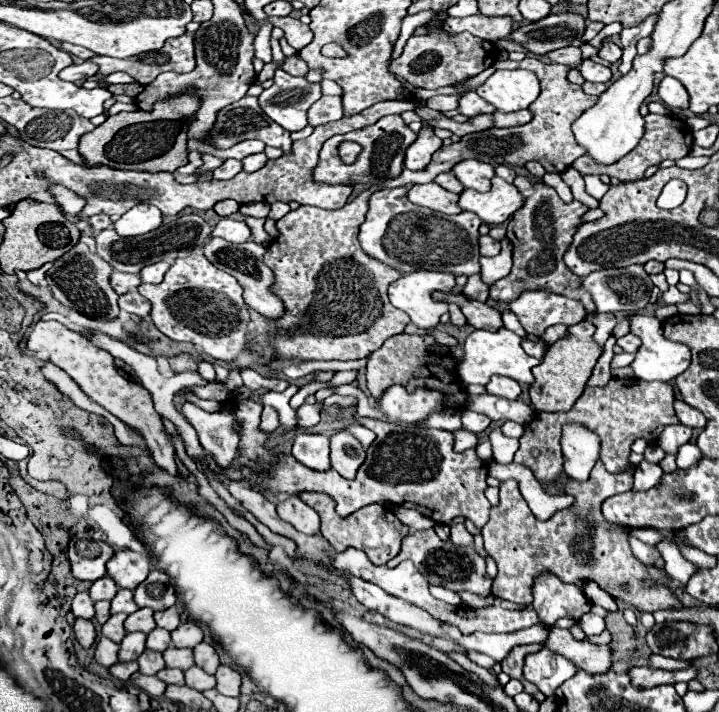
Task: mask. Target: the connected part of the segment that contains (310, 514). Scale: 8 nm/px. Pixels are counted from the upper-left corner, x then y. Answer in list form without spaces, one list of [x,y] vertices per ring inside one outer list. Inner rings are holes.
[[[284,496],[278,502],[278,514],[284,522],[292,524],[298,532],[316,534],[320,530],[320,516],[298,496]]]

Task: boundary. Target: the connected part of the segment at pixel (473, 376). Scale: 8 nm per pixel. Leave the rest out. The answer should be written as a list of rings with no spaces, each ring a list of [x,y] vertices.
[[[500,328],[498,332],[488,332],[488,330],[476,330],[476,332],[472,332],[466,338],[466,342],[464,342],[466,358],[458,366],[460,378],[466,384],[482,384],[482,386],[486,386],[488,380],[494,374],[500,374],[500,376],[508,376],[508,378],[512,378],[512,380],[516,380],[520,384],[528,384],[530,386],[530,382],[534,380],[532,368],[540,360],[528,356],[520,344],[522,344],[522,338],[518,334],[506,330],[506,328]]]

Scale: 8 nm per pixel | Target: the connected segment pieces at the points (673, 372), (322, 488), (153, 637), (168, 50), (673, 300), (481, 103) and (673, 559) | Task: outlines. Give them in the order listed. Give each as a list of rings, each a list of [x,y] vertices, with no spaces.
[[[634,314],[634,316],[630,316],[630,320],[632,320],[632,324],[630,324],[632,334],[642,338],[642,346],[636,352],[636,360],[630,364],[632,370],[634,370],[634,378],[638,378],[638,380],[670,382],[670,380],[674,380],[676,376],[680,376],[688,368],[690,358],[692,358],[688,346],[684,346],[682,342],[672,342],[672,340],[664,338],[662,324],[660,324],[660,320],[656,316]]]
[[[354,416],[354,422],[360,422],[360,424],[368,426],[370,430],[376,432],[376,440],[368,448],[366,462],[360,466],[358,476],[354,480],[342,478],[340,474],[336,474],[336,470],[328,470],[328,472],[308,470],[300,462],[296,462],[296,458],[280,456],[278,466],[272,466],[268,476],[258,476],[258,474],[252,474],[248,468],[242,468],[246,482],[260,484],[262,488],[266,488],[274,494],[300,494],[300,492],[328,494],[336,502],[336,512],[340,516],[348,516],[348,514],[360,510],[366,504],[374,504],[374,502],[384,500],[384,502],[390,502],[390,504],[396,504],[396,506],[416,508],[424,516],[428,516],[428,518],[432,518],[434,522],[440,522],[440,524],[450,524],[456,516],[466,516],[468,520],[472,520],[480,528],[488,522],[490,502],[484,496],[484,490],[488,486],[486,484],[488,464],[476,456],[474,448],[466,450],[466,452],[454,452],[454,436],[452,436],[452,432],[446,432],[446,430],[418,428],[418,426],[410,426],[410,424],[390,424],[390,422],[384,422],[384,420],[372,420],[372,418],[360,418],[360,416]]]
[[[154,628],[150,634],[148,634],[148,640],[146,640],[146,648],[150,650],[156,650],[156,652],[164,652],[166,648],[170,648],[170,632],[164,630],[164,628]]]
[[[182,34],[180,38],[168,40],[158,52],[140,54],[136,58],[118,60],[110,56],[94,56],[92,62],[100,66],[98,76],[108,76],[112,72],[126,72],[138,84],[150,84],[162,72],[192,72],[194,70],[194,38]]]
[[[670,286],[670,290],[660,296],[660,302],[662,304],[678,304],[678,302],[686,302],[688,298],[690,298],[688,294],[682,294],[676,286]]]
[[[474,90],[472,92],[468,92],[468,94],[464,94],[462,98],[460,98],[460,108],[458,108],[462,114],[466,114],[466,116],[478,116],[478,114],[492,114],[496,108],[492,106],[492,104],[488,104],[484,98],[480,98]]]
[[[660,542],[660,544],[658,544],[658,550],[662,552],[662,558],[664,558],[664,562],[666,562],[666,572],[668,572],[674,580],[678,580],[678,582],[682,582],[682,584],[688,582],[690,574],[694,574],[696,570],[700,570],[696,564],[692,564],[690,560],[686,560],[686,558],[682,556],[682,552],[678,550],[678,546],[672,546],[672,542]]]

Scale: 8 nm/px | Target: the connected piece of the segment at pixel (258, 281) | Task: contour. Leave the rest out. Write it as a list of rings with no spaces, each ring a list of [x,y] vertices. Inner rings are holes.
[[[210,238],[204,244],[204,256],[220,270],[232,274],[240,286],[244,288],[244,300],[248,302],[248,306],[252,310],[256,310],[258,314],[262,314],[268,320],[276,320],[280,318],[286,310],[284,310],[284,302],[280,302],[280,298],[276,298],[276,294],[272,294],[272,284],[274,284],[274,274],[272,270],[264,264],[264,252],[266,248],[256,244],[256,242],[244,242],[244,244],[232,244],[232,242],[224,242],[224,238]]]

